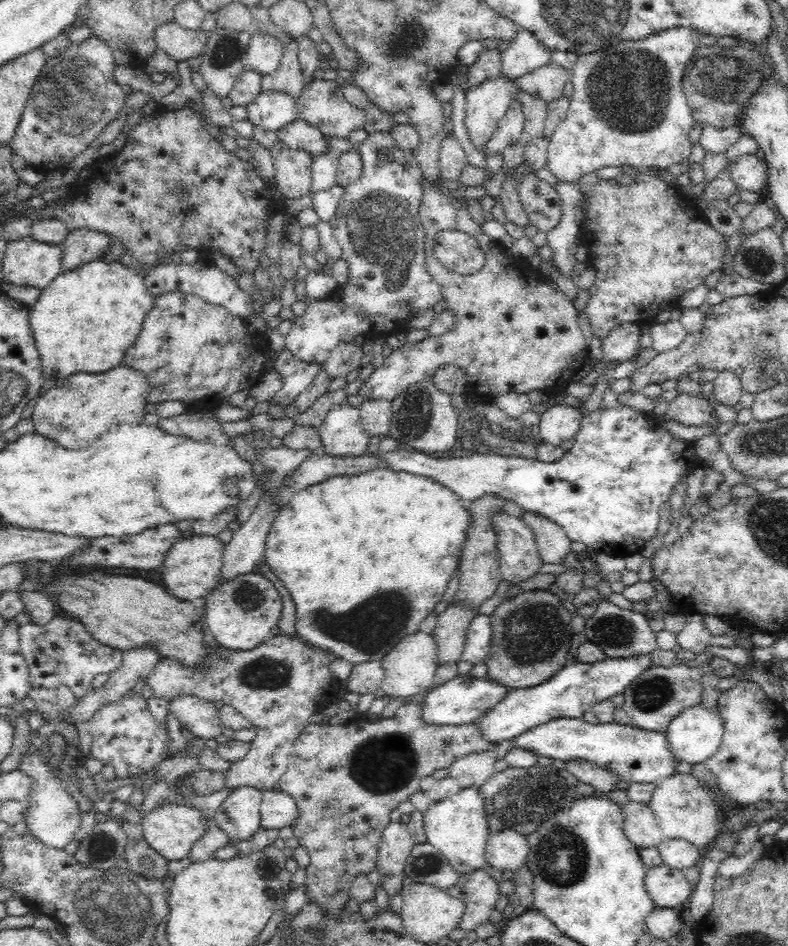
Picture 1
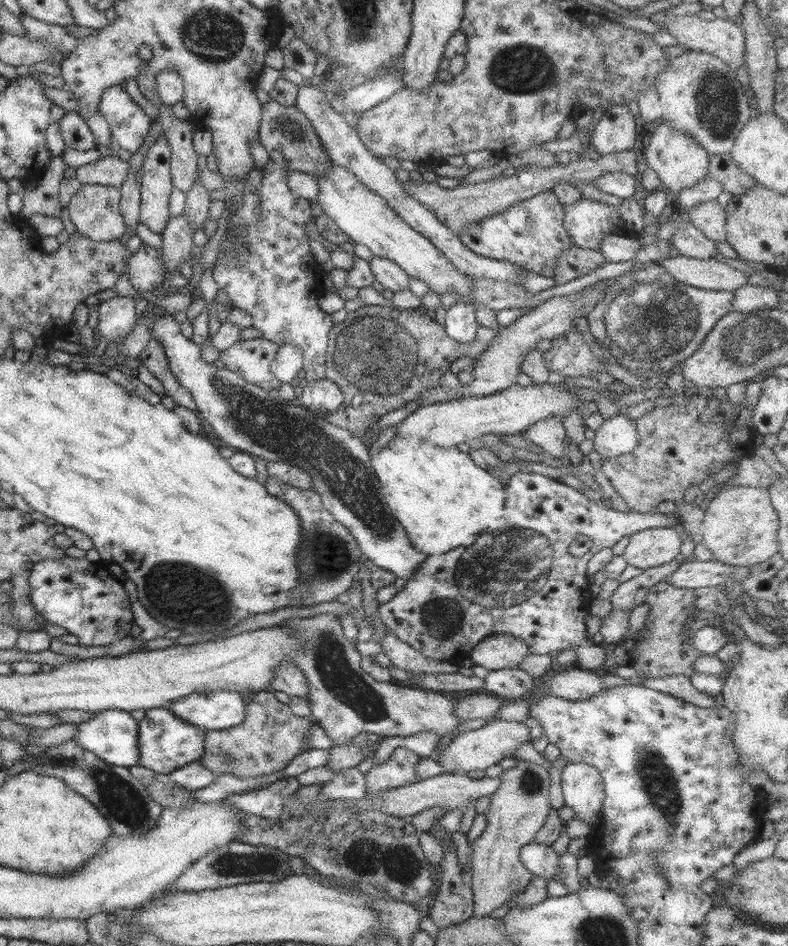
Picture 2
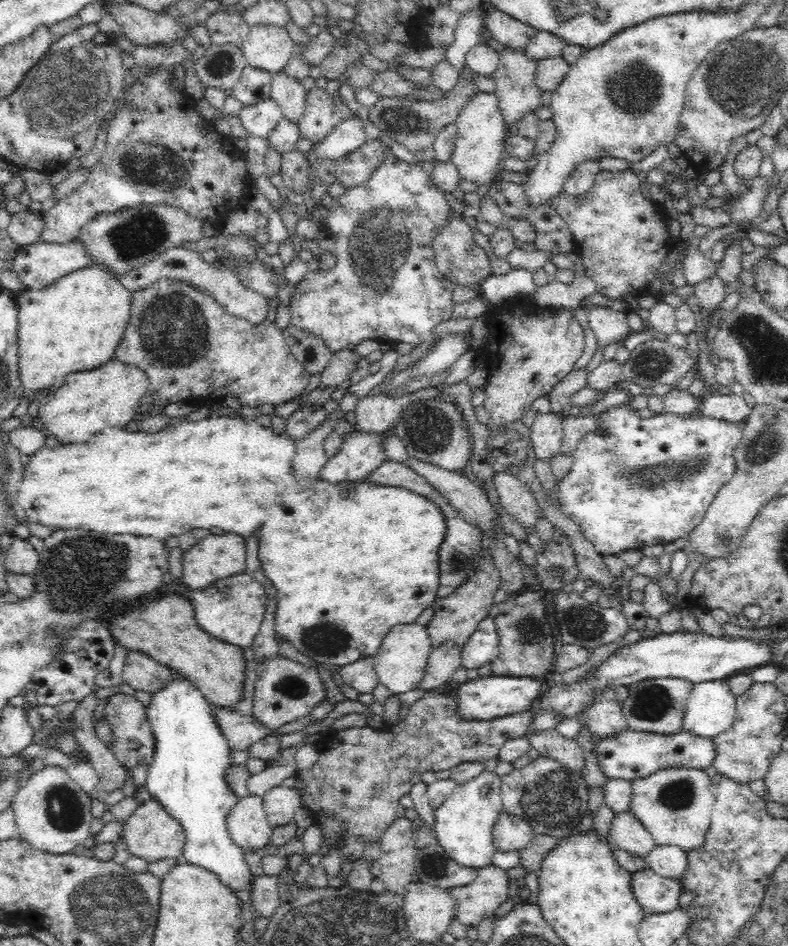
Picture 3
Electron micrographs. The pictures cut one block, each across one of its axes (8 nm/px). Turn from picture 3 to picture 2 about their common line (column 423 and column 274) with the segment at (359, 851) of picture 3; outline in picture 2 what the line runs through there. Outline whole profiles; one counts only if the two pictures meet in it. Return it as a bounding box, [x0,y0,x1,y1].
[199,690,318,779]

